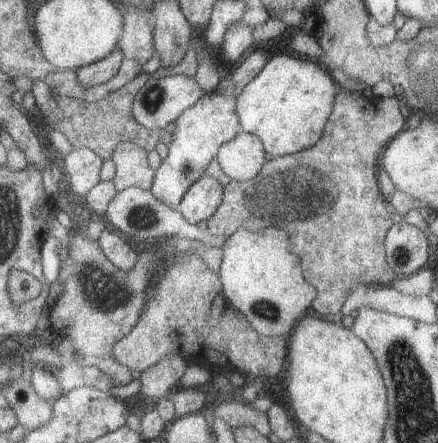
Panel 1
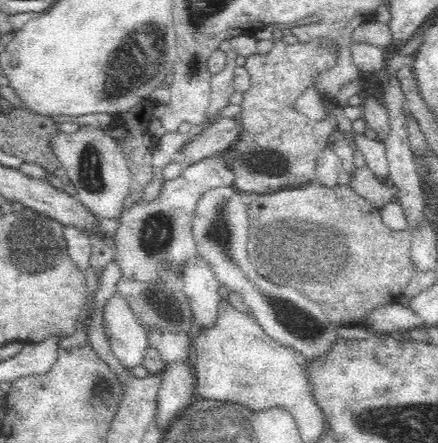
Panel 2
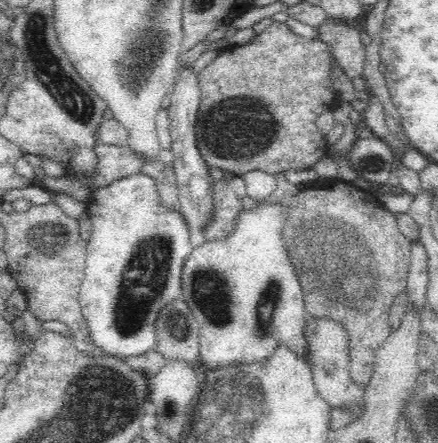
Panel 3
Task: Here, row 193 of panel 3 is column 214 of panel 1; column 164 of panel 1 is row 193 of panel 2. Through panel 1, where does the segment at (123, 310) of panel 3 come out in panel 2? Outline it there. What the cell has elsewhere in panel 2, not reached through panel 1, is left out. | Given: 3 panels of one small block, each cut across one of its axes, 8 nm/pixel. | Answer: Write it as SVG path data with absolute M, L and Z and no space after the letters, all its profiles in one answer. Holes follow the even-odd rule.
M224 152L204 158L186 170L180 170L180 176L162 182L162 190L156 200L150 204L134 202L130 208L122 208L118 216L120 226L116 234L110 238L114 250L114 262L122 268L124 278L132 278L138 282L166 282L180 284L180 270L190 262L194 254L194 238L192 238L192 218L198 208L200 198L210 188L218 186L234 186L234 172L230 170Z

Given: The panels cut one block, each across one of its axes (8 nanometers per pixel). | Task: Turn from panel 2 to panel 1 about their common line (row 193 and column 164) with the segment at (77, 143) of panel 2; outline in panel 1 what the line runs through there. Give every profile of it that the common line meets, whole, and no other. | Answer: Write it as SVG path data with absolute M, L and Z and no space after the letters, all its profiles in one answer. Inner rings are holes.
M183 74L177 76L165 76L165 78L149 78L141 90L135 94L133 100L133 118L149 130L165 130L167 124L175 122L187 108L195 106L205 96L205 90L199 86L199 82L193 78L187 78Z

